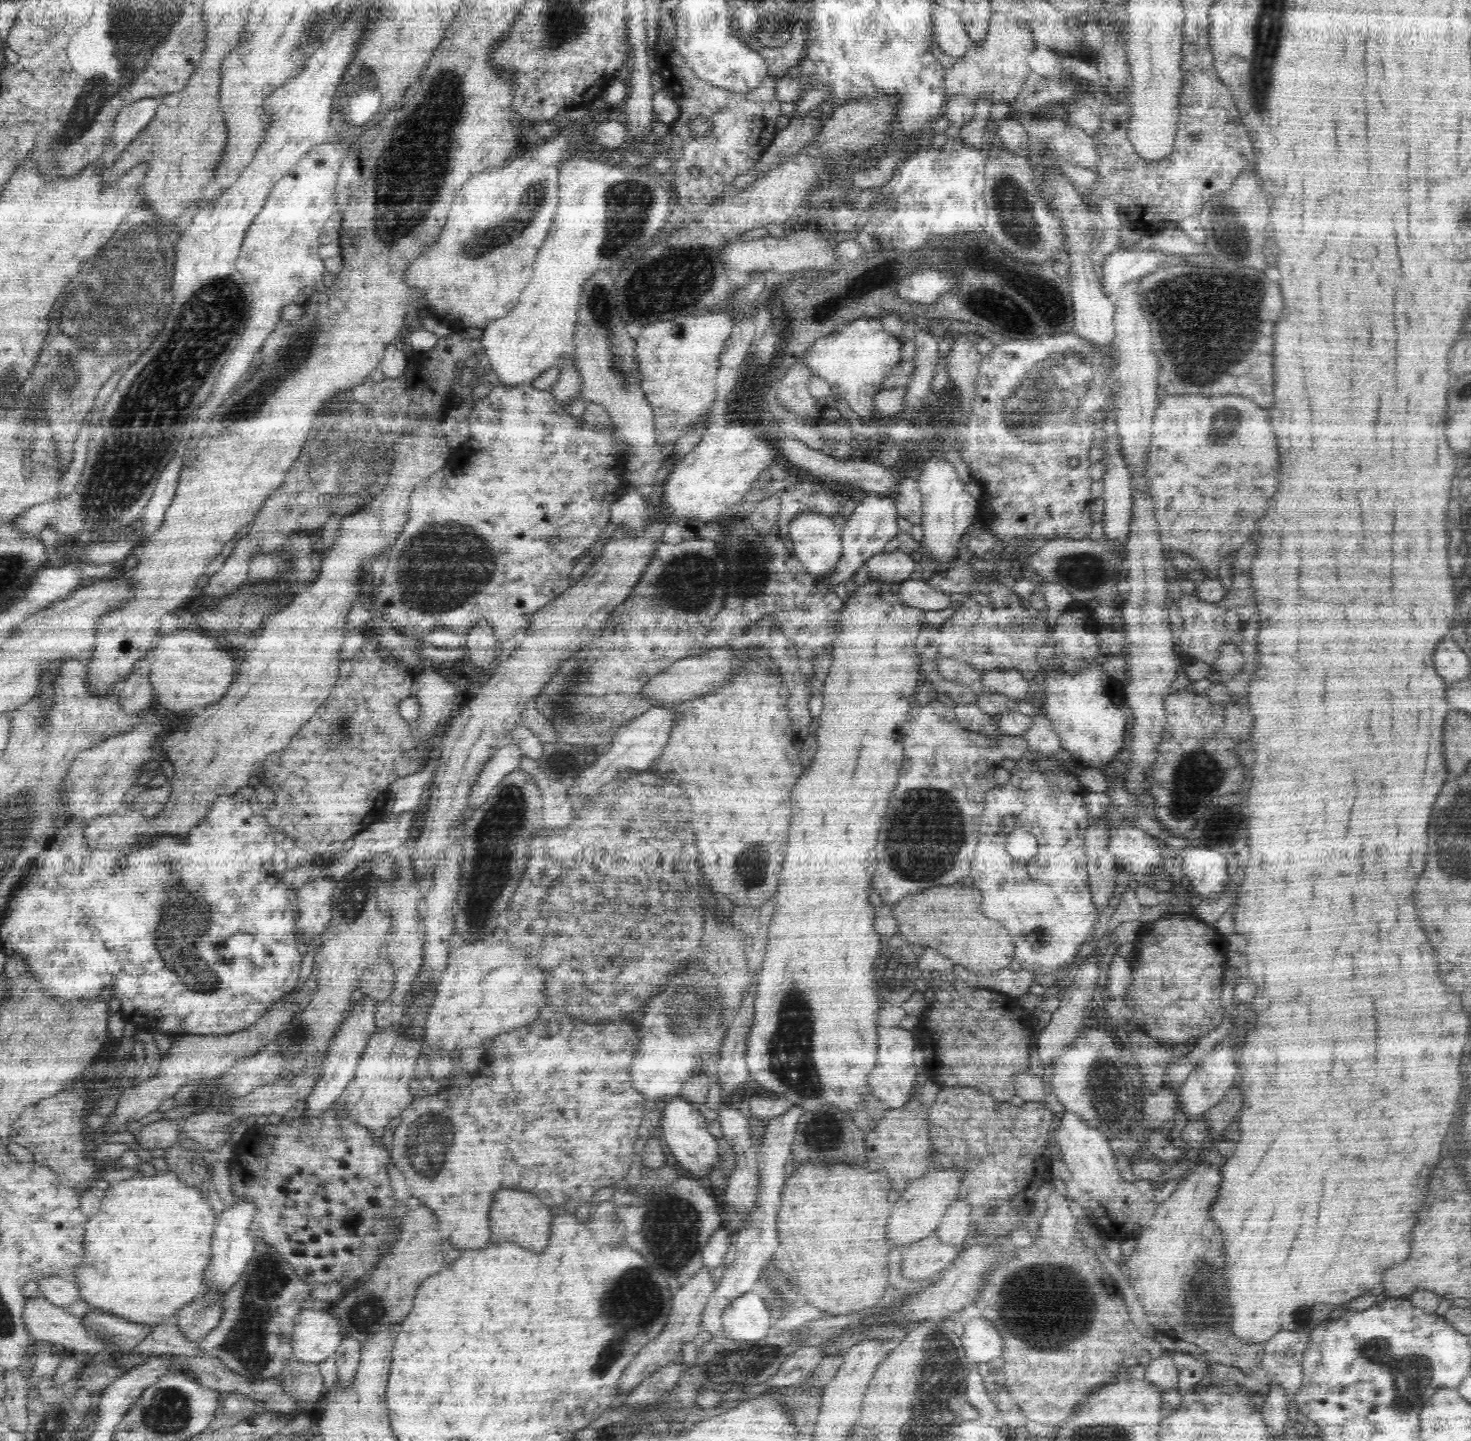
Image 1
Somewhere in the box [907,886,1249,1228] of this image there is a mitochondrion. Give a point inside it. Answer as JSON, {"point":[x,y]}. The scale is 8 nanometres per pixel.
{"point":[1106,1089]}

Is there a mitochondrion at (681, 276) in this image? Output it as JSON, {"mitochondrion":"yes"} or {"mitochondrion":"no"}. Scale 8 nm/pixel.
{"mitochondrion":"yes"}

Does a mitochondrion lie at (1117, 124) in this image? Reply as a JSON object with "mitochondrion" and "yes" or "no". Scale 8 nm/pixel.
{"mitochondrion":"no"}

